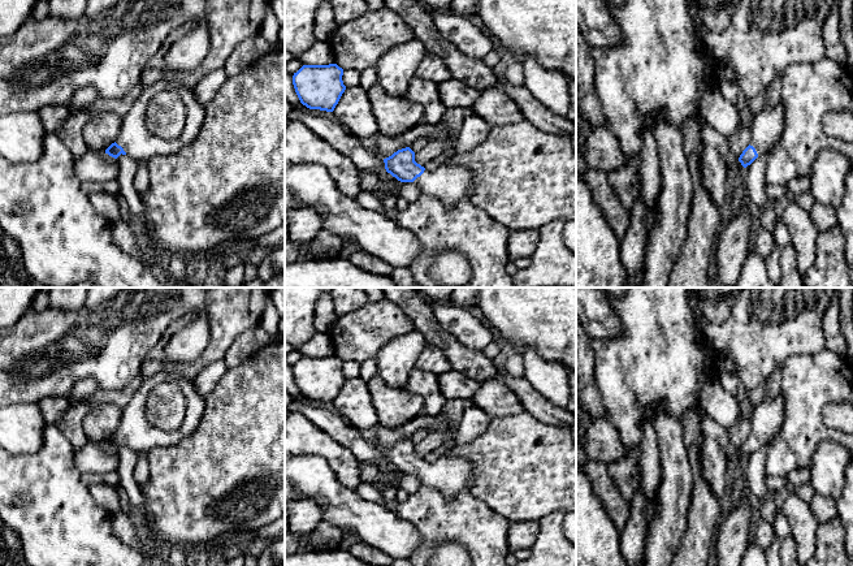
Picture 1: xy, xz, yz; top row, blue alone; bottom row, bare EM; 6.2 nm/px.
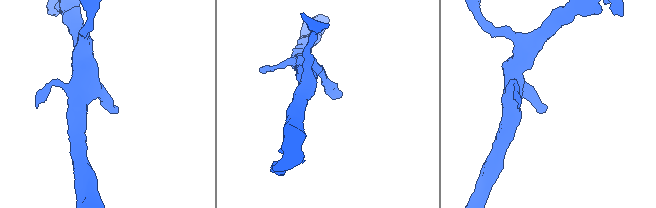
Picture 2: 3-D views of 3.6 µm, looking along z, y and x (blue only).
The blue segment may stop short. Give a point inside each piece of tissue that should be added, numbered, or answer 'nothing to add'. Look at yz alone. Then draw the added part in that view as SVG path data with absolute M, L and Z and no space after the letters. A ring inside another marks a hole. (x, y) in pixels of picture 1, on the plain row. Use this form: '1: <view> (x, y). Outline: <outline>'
1: yz (767, 415). Outline: M781 392L757 402L750 411L753 437L758 448L765 448L781 429L785 419L785 398Z

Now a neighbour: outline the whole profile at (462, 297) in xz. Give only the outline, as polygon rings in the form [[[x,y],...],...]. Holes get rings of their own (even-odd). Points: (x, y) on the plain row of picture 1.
[[[455,288],[450,303],[464,308],[475,307],[477,303],[477,288]]]

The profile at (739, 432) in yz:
[[[740,414],[740,418],[736,424],[727,428],[729,435],[729,441],[736,451],[739,451],[742,442],[750,436],[752,419],[749,415]]]

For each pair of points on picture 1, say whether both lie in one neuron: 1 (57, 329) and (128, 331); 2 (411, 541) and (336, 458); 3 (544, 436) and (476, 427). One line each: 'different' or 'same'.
1: same
2: different
3: different

